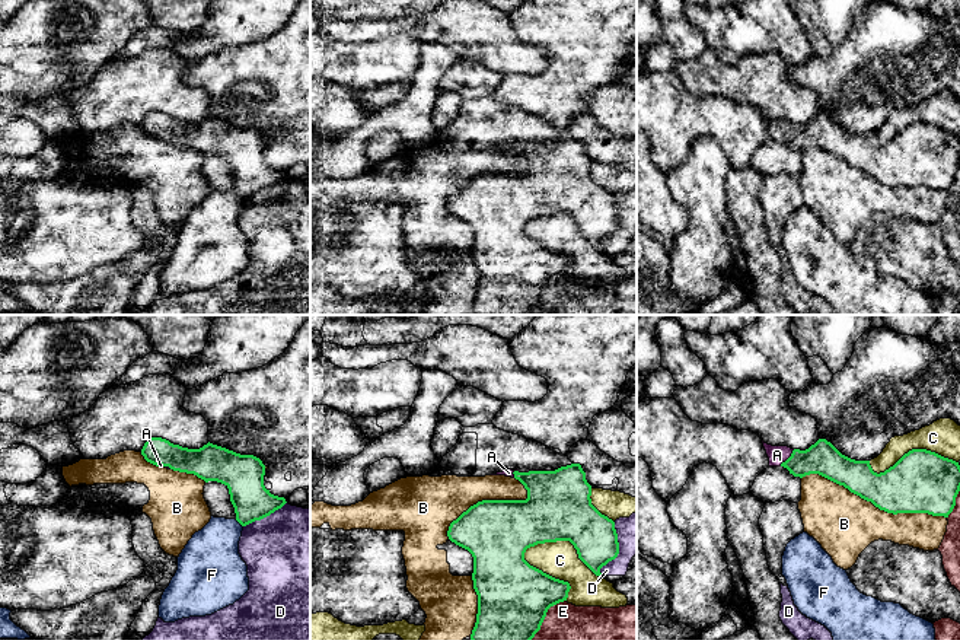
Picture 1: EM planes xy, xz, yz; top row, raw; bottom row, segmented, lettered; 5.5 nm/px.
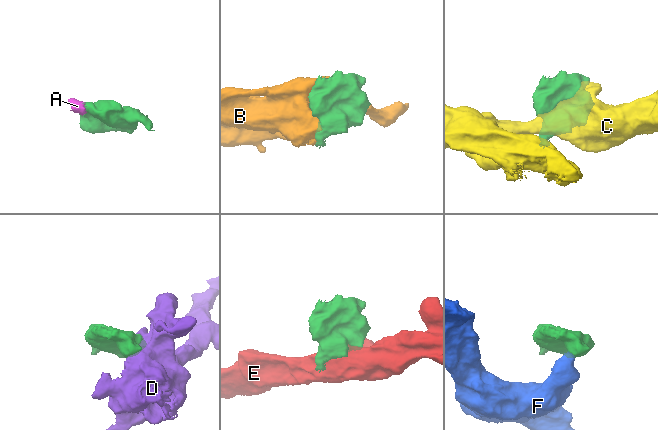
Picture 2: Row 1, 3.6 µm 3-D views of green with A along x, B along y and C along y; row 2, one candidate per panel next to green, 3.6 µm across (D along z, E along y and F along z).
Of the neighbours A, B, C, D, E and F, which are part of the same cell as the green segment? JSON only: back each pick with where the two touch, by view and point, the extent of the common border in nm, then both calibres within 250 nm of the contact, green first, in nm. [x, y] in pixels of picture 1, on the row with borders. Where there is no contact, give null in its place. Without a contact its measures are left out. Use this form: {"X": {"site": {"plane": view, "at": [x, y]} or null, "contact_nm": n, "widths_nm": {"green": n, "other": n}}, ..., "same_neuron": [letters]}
{"A": {"site": {"plane": "yz", "at": [788, 458]}, "contact_nm": 120, "widths_nm": {"green": 180, "other": 100}}, "same_neuron": ["A"]}

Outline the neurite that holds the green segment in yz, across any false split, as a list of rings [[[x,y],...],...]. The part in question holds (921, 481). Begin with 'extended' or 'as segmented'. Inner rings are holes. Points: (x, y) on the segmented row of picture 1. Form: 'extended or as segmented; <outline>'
extended; [[[645,398],[637,402],[637,456],[648,464],[653,488],[666,503],[683,488],[692,469],[704,462],[721,472],[734,496],[750,493],[763,469],[781,465],[800,478],[819,474],[893,515],[928,513],[948,518],[960,491],[959,462],[926,449],[912,449],[893,467],[877,474],[870,461],[851,459],[826,439],[819,439],[808,449],[800,450],[768,445],[750,430],[692,421],[674,398]]]

